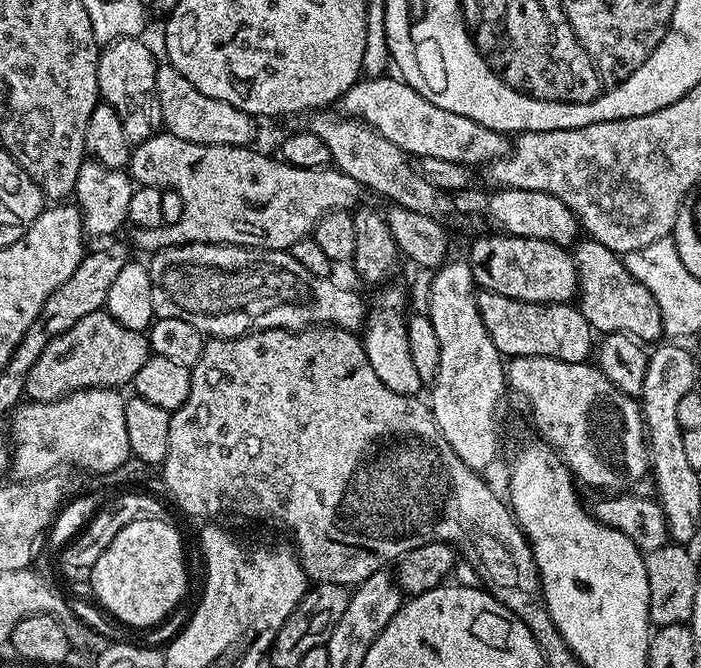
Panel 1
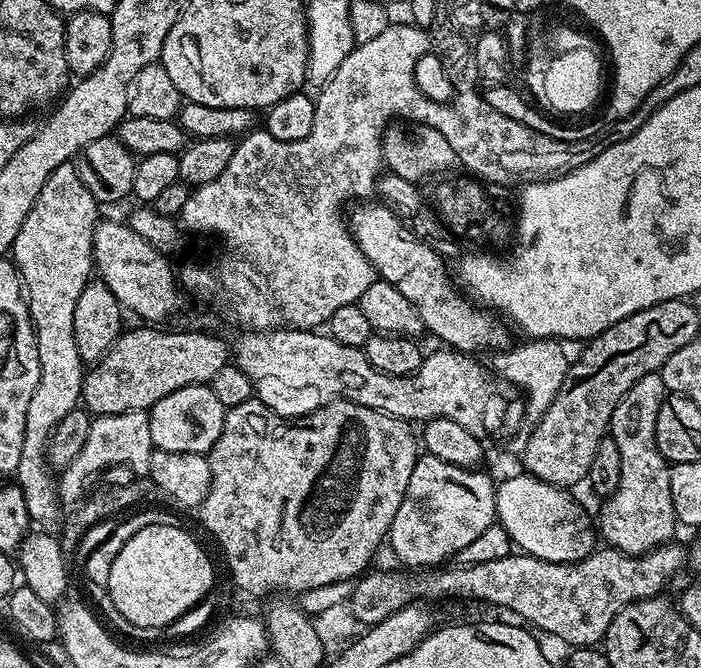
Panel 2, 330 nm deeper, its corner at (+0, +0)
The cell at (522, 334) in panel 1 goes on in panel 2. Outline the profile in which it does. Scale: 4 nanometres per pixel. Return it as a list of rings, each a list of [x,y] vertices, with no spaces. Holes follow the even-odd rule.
[[[356,202],[351,205],[346,221],[357,247],[373,265],[377,277],[390,282],[390,286],[397,288],[402,298],[418,310],[418,318],[422,318],[425,329],[444,343],[441,345],[469,354],[493,354],[505,351],[513,343],[509,325],[499,315],[477,306],[448,285],[445,257],[418,239],[399,215],[379,202]]]

